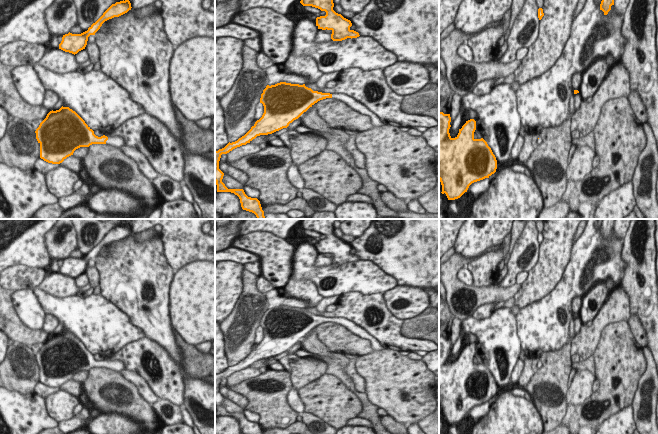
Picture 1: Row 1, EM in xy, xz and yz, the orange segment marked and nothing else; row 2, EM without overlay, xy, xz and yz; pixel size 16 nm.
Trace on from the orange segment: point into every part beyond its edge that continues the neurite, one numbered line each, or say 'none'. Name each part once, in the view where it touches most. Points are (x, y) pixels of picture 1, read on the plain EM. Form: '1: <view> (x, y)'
1: xy (118, 366)

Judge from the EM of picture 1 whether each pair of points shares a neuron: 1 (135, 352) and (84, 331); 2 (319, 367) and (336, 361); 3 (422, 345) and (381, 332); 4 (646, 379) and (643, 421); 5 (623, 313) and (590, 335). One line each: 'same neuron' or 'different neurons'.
1: different neurons
2: different neurons
3: same neuron
4: same neuron
5: same neuron

